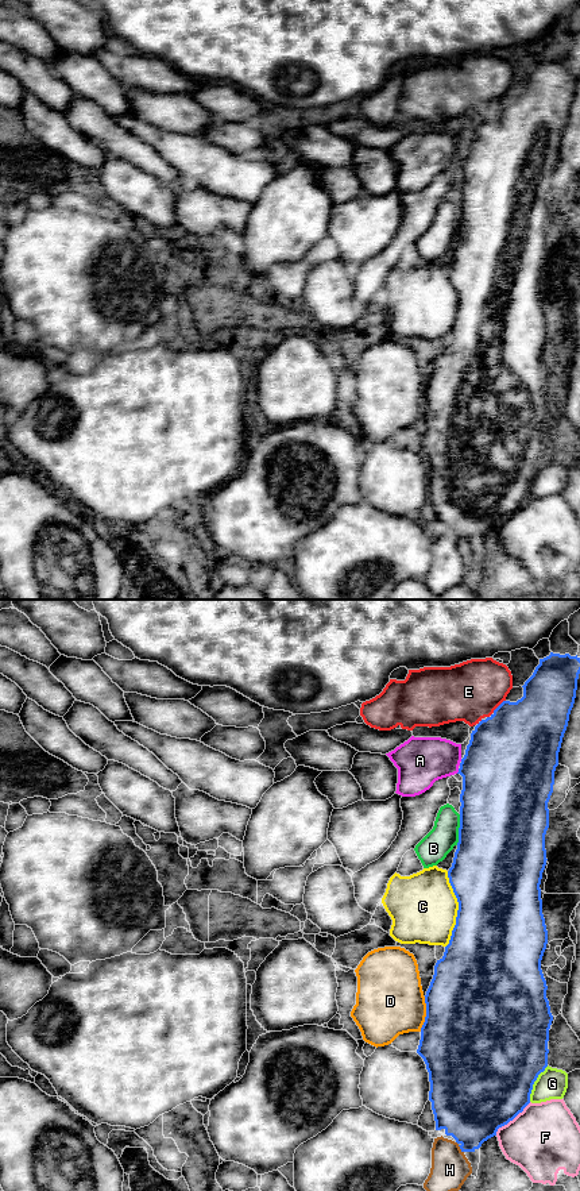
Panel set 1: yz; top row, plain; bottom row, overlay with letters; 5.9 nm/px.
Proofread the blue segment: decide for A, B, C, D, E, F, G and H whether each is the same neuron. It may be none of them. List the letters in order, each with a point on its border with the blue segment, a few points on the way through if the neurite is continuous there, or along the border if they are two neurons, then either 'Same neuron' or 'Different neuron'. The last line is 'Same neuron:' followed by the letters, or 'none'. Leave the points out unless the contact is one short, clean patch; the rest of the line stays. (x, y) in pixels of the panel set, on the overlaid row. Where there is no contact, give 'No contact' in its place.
A: Touches blue at yz (459, 771). Boundary: yz (459, 769), (456, 773). Different neuron
B: Touches blue at yz (459, 829). Boundary: yz (460, 814), (459, 841), (456, 844). Different neuron
C: Touches blue at yz (459, 909). Different neuron
D: Touches blue at yz (426, 1014). Boundary: yz (425, 997), (425, 1021), (420, 1030). Different neuron
E: Touches blue at yz (495, 709). Boundary: yz (505, 700), (487, 717). Different neuron
F: Touches blue at yz (511, 1120). Different neuron
G: Touches blue at yz (533, 1083). Different neuron
H: Touches blue at yz (459, 1145). Different neuron
Same neuron: none

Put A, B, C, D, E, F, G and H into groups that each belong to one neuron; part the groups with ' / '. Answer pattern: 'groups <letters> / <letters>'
groups A / B / C / D / E / F G / H

